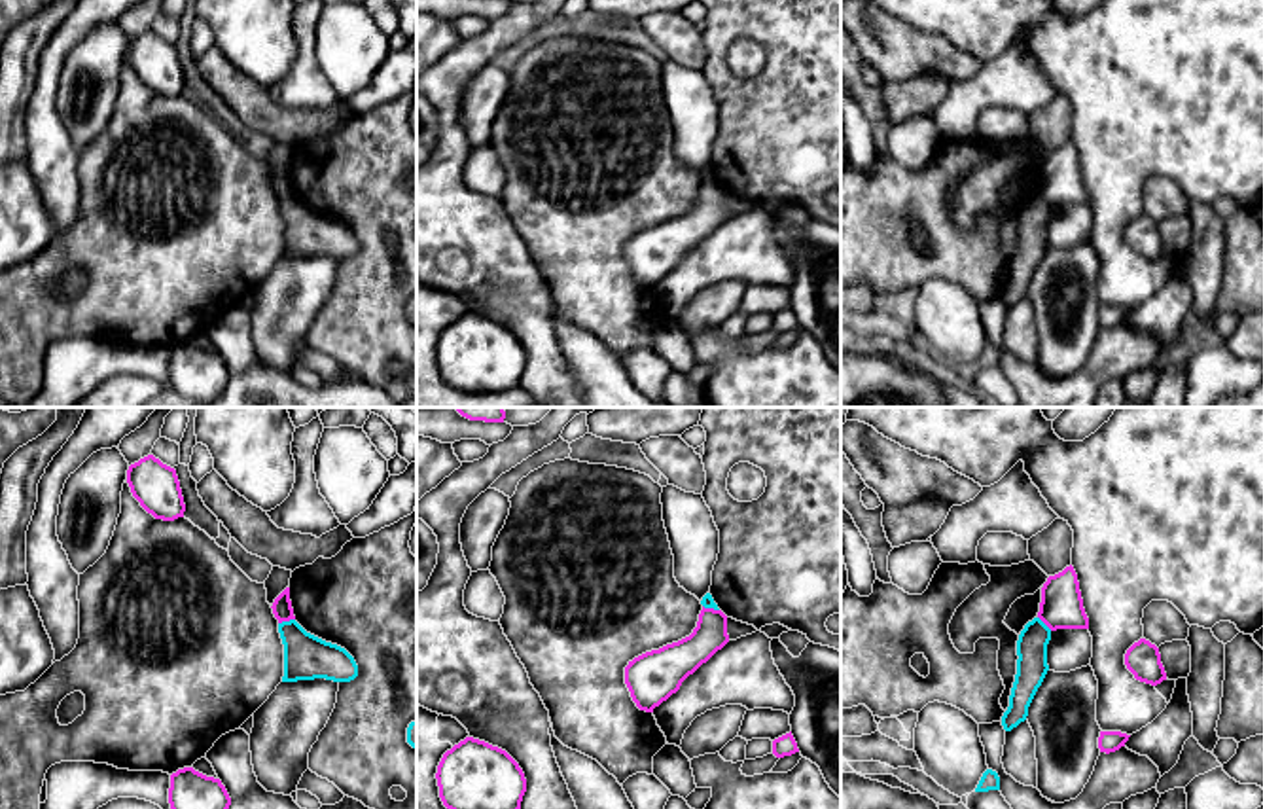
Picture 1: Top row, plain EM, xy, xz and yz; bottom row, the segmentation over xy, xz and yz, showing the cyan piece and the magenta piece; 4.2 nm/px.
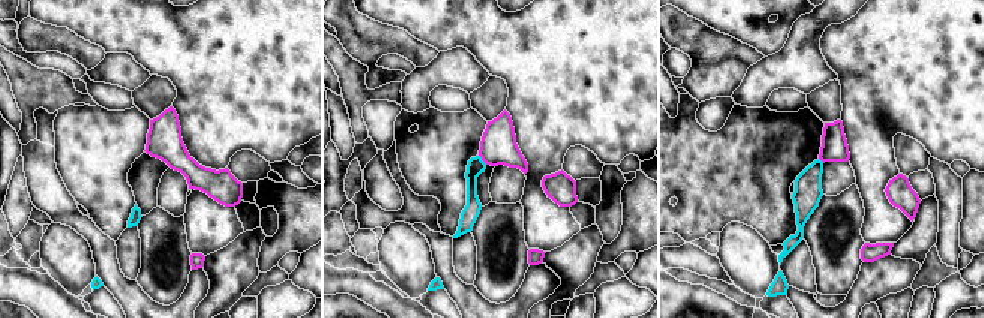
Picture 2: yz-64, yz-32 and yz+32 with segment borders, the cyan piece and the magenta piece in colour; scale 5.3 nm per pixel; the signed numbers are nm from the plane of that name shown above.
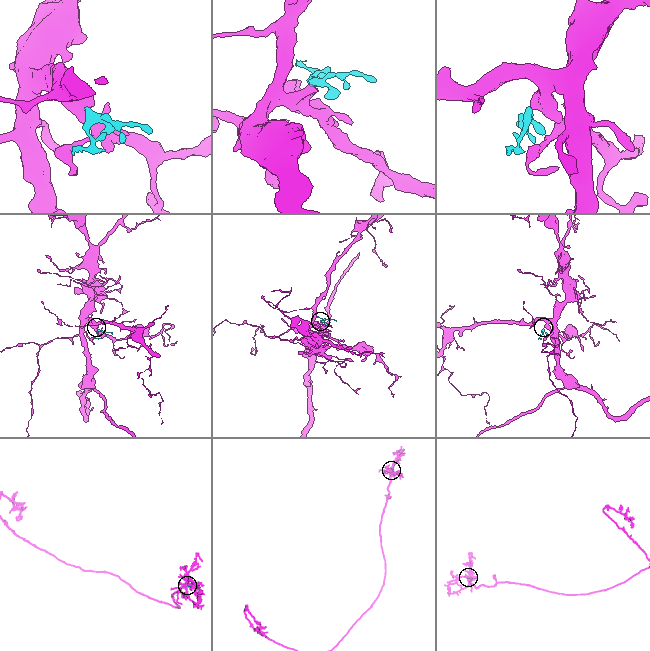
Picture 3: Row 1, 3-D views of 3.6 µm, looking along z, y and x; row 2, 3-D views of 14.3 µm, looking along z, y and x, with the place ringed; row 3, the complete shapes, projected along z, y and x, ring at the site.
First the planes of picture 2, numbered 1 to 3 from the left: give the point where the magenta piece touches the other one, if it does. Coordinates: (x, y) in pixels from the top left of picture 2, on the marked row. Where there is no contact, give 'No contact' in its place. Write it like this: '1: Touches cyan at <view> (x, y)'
1: No contact
2: Touches cyan at yz-32 (480, 159)
3: Touches cyan at yz+32 (821, 161)

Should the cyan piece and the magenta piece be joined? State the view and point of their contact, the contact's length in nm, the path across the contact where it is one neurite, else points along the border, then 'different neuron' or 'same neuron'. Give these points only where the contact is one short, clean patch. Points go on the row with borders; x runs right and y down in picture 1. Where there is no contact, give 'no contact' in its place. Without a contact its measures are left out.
contact xy (286, 622); length 80 nm; border xy (294, 618), (279, 624); different neuron

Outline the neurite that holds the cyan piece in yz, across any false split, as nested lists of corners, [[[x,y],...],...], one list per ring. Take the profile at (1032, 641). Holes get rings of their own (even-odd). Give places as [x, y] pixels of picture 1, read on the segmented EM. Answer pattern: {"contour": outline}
{"contour": [[[1040,618],[1028,621],[1019,635],[1017,674],[1009,695],[1009,707],[1002,716],[1002,726],[1005,731],[1011,731],[1028,716],[1028,707],[1049,671],[1049,640],[1051,629]]]}

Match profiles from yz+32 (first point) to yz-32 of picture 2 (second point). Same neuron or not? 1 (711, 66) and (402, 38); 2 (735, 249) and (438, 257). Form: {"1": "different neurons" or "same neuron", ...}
{"1": "same neuron", "2": "different neurons"}

